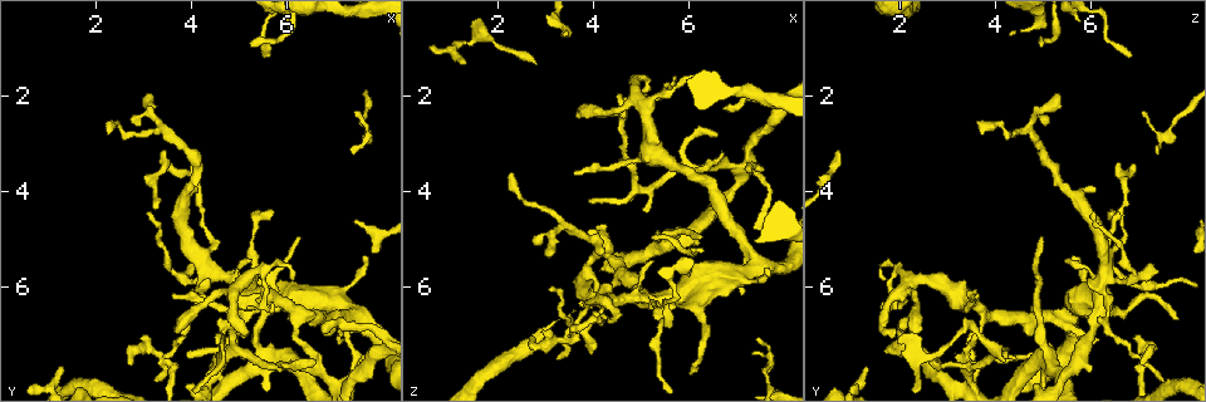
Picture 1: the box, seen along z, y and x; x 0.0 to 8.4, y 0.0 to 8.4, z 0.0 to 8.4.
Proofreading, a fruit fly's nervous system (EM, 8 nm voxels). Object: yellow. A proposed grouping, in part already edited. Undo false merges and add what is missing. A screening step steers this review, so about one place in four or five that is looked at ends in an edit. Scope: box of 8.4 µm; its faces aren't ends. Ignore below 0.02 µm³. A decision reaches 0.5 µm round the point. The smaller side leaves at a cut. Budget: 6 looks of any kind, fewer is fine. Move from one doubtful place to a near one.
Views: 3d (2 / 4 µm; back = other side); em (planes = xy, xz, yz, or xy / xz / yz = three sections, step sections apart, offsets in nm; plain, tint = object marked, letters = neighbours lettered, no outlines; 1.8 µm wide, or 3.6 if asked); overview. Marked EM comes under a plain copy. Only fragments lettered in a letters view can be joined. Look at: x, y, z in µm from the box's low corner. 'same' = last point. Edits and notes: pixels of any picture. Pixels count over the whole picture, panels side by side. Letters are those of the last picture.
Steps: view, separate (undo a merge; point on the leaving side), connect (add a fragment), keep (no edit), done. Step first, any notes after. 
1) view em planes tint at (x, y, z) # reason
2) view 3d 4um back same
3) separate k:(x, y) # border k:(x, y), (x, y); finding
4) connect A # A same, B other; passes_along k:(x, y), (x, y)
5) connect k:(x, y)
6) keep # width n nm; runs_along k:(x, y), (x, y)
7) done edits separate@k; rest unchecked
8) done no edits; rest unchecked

view 3d 2um back at (6.20, 4.95, 4.95) # tapers out

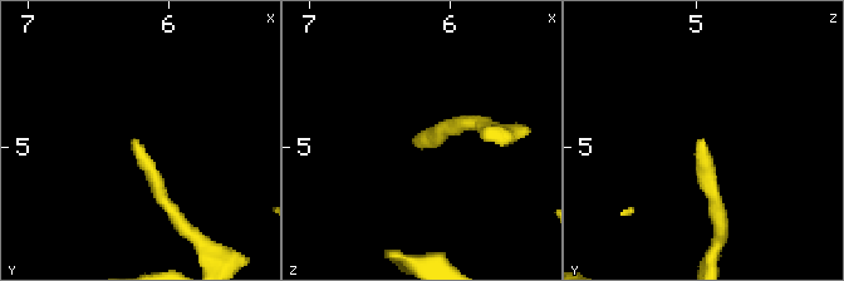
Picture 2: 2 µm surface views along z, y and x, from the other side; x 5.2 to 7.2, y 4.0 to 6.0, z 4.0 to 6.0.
view em planes letters at (6.22, 4.98, 4.92) # shape alone is not enough

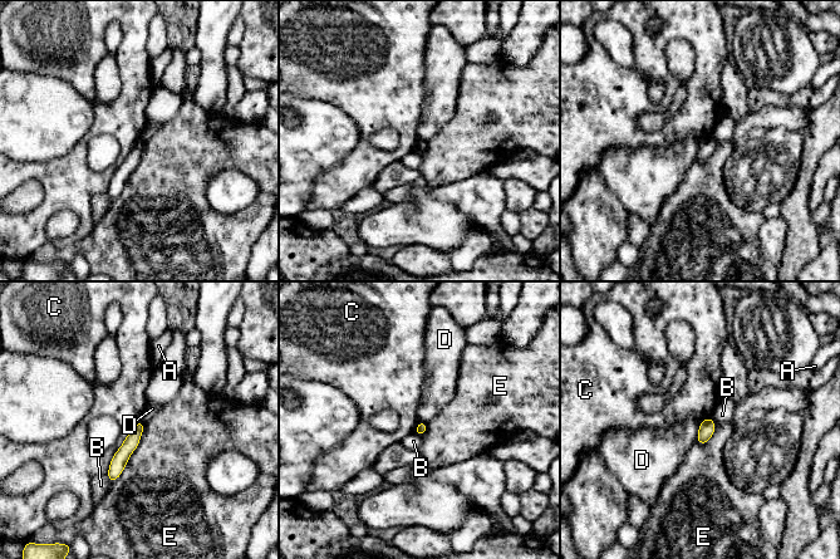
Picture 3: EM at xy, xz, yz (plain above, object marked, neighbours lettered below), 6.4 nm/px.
keep # width 70 nm; A other, B other, C other, D other, E other; runs_along 3:(140, 425), (118, 461), (112, 477); no lettered fragment goes on from it

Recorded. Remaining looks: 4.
view 3d 2um at (6.55, 7.45, 3.35) # touches itself

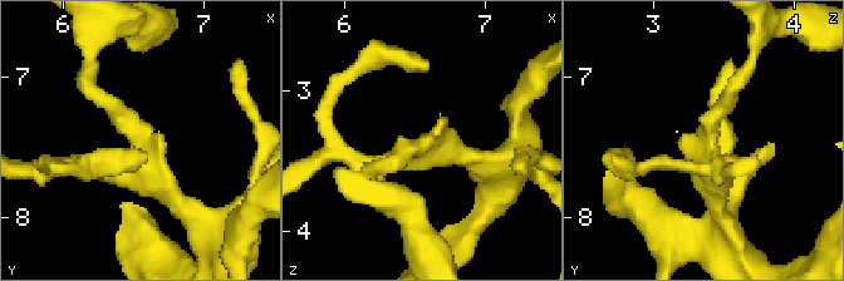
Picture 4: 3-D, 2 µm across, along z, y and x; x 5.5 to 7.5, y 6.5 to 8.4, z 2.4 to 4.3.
view em yz step 4 tint at (6.56, 7.46, 3.38)

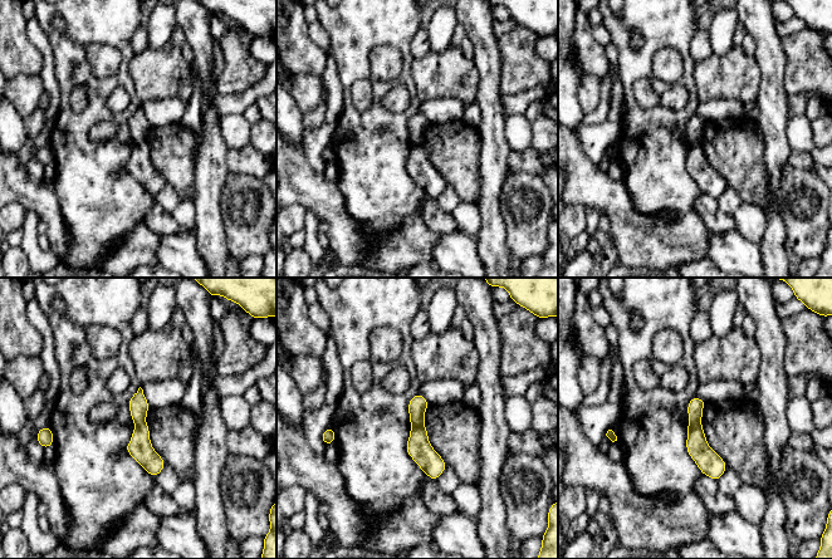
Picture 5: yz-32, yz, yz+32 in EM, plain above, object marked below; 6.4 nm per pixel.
view em planes letters same # cut it another way

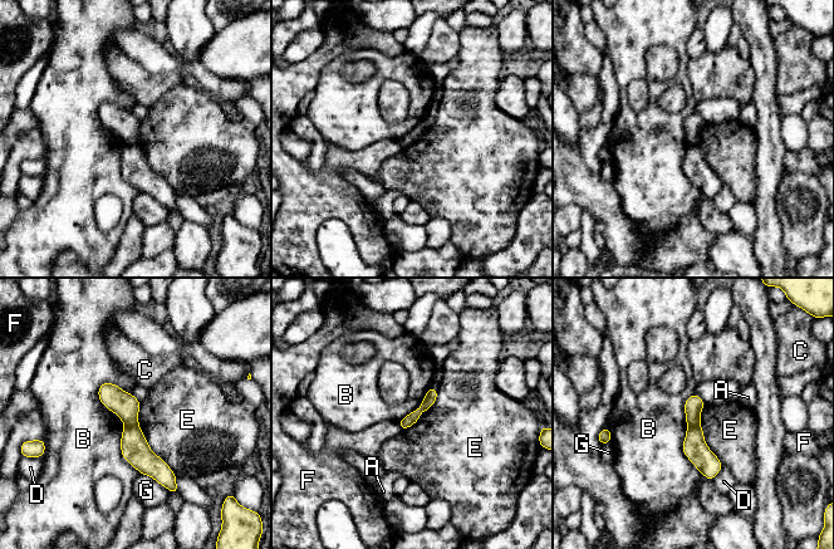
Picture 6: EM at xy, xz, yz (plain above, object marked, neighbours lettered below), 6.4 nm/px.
separate 6:(135, 449) # width 80 nm; A other, B other, C other, D other, E other, F other, G other; border 6:(137, 420), (124, 425); a second neuron is stuck on

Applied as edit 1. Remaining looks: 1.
done edits separate@6; rest unchecked

